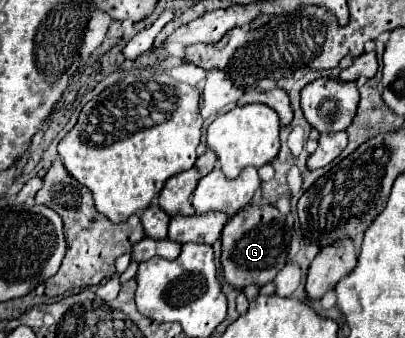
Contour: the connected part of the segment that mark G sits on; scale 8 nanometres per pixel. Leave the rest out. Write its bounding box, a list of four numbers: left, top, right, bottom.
[220,202,290,290]

